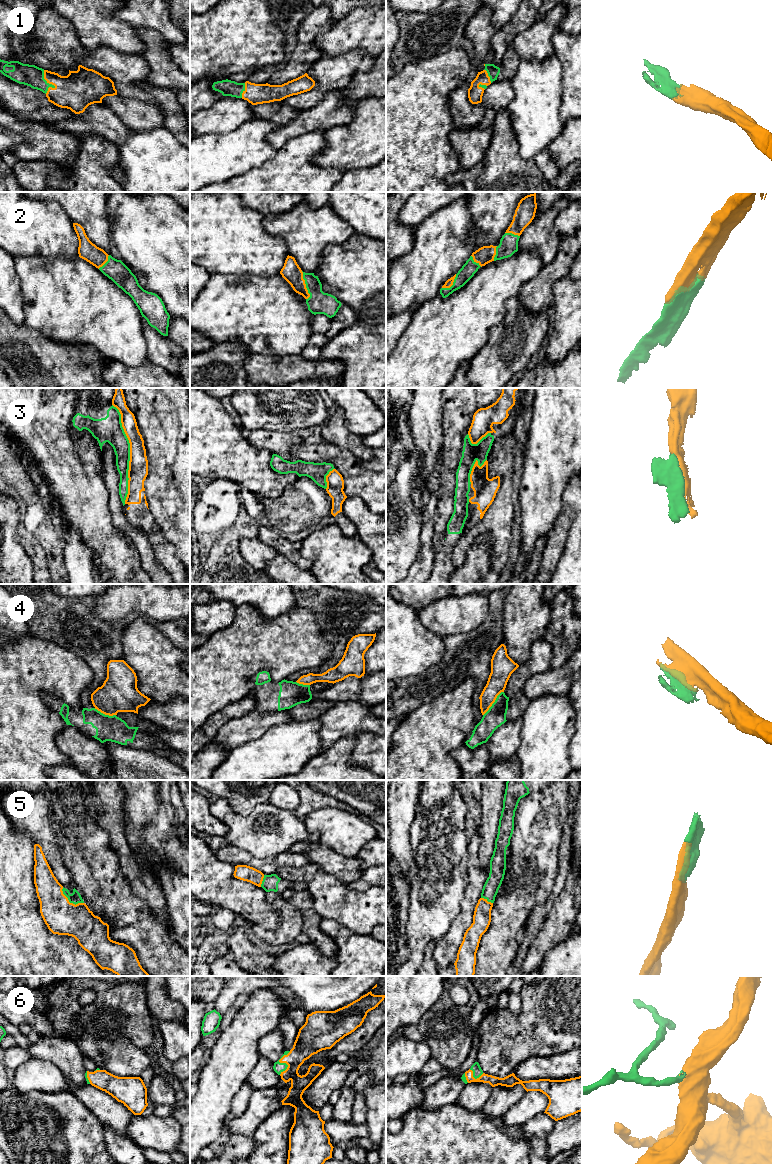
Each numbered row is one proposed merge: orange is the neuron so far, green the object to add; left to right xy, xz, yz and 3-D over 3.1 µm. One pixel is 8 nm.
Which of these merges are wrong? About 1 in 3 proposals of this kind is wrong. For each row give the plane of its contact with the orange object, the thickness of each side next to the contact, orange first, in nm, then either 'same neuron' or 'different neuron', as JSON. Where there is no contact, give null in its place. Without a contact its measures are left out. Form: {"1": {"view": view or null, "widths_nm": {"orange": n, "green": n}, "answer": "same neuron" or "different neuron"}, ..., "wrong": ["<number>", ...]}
{"1": {"view": "xy", "widths_nm": {"orange": 300, "green": 170}, "answer": "same neuron"}, "2": {"view": "xz", "widths_nm": {"orange": 160, "green": 180}, "answer": "same neuron"}, "3": {"view": "xy", "widths_nm": {"orange": 160, "green": 200}, "answer": "different neuron"}, "4": {"view": "yz", "widths_nm": {"orange": 160, "green": 160}, "answer": "different neuron"}, "5": {"view": "xy", "widths_nm": {"orange": 280, "green": 90}, "answer": "same neuron"}, "6": {"view": "xz", "widths_nm": {"orange": 190, "green": 90}, "answer": "same neuron"}, "wrong": ["3", "4"]}

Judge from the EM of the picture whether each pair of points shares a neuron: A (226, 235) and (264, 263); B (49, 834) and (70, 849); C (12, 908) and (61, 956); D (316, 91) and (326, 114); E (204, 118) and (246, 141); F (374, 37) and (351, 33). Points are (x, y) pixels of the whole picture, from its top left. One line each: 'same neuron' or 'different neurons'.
A: same neuron
B: different neurons
C: same neuron
D: different neurons
E: different neurons
F: same neuron

